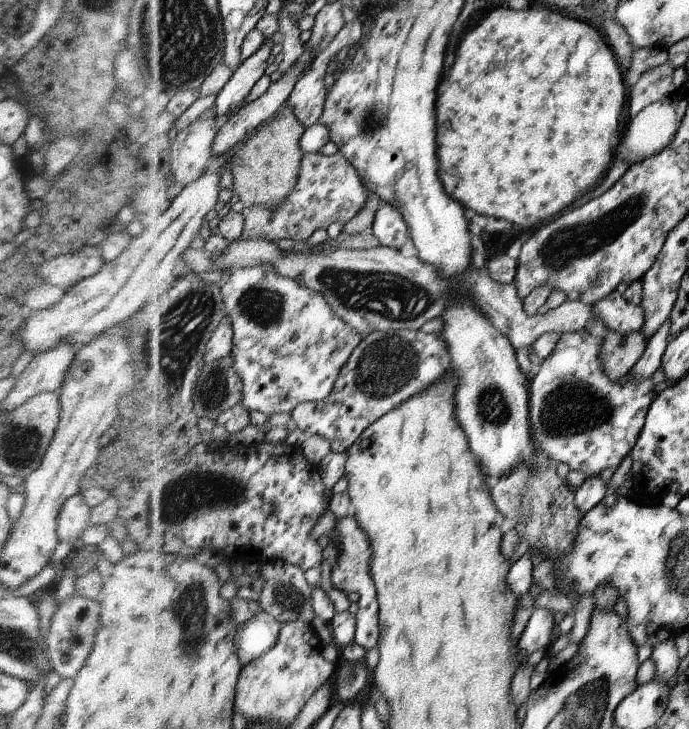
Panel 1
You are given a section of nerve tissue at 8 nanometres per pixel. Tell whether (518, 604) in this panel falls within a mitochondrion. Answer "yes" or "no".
no

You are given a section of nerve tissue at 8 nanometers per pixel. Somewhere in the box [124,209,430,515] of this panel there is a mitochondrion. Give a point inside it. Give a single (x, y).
(184, 333)

